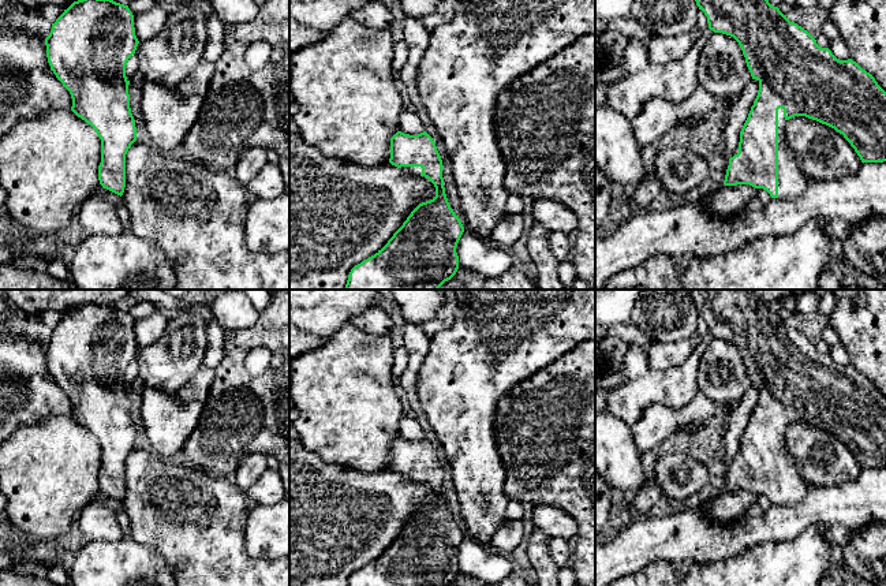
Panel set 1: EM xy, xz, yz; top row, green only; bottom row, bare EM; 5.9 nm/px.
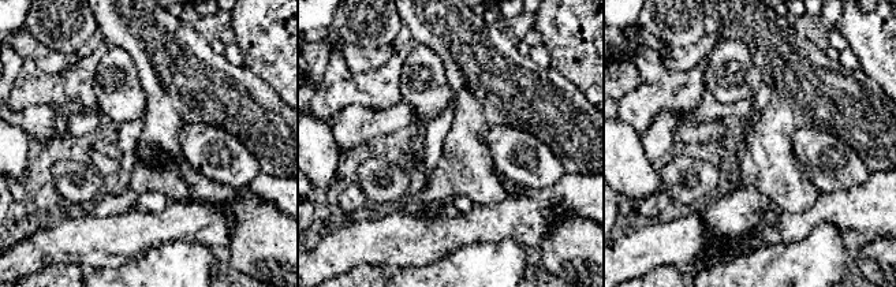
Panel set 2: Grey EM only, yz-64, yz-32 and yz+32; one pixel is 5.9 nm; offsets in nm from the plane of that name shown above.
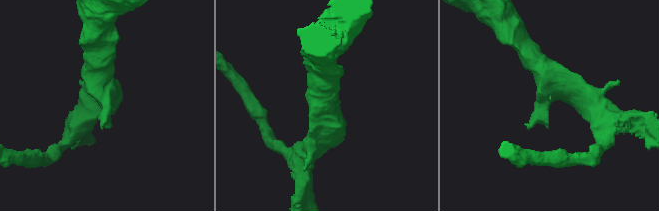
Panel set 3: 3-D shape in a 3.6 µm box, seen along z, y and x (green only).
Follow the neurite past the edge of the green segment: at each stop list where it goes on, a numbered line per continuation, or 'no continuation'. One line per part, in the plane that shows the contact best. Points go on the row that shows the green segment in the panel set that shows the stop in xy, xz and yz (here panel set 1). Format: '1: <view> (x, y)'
1: yz (791, 182)

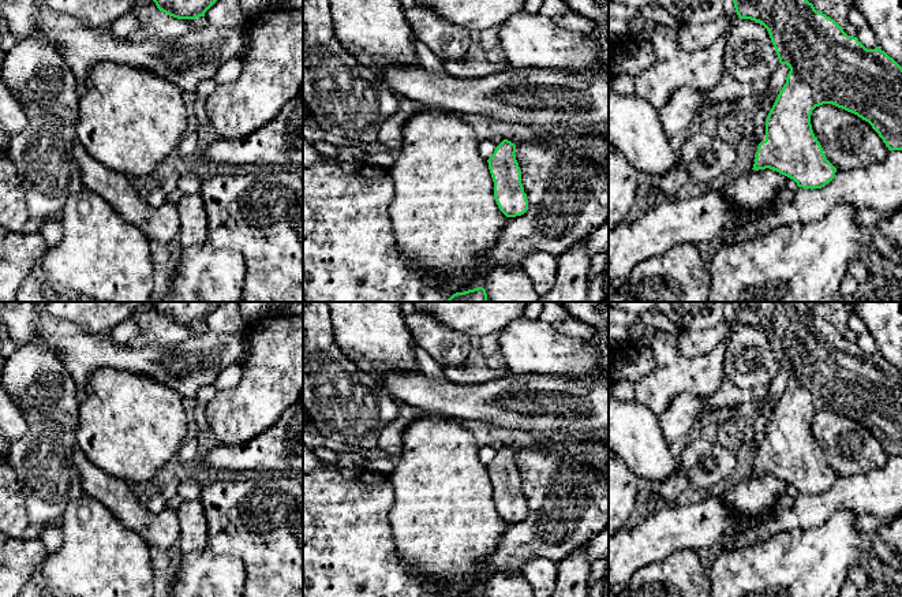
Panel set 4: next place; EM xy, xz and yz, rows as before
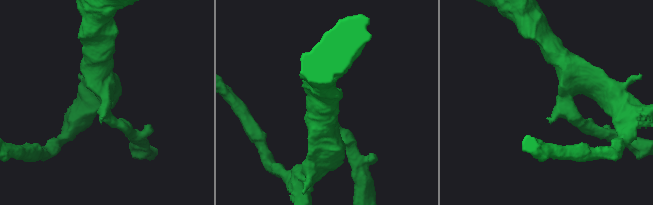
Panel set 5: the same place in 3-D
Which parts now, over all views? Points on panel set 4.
no continuation

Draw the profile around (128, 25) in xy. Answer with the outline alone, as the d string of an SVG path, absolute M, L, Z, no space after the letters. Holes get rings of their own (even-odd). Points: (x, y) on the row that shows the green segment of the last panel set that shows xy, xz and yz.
M138 0L128 12L123 14L120 18L115 19L111 25L104 27L113 36L123 38L130 38L142 34L143 29L139 22L138 12L143 7L157 8L153 0Z

